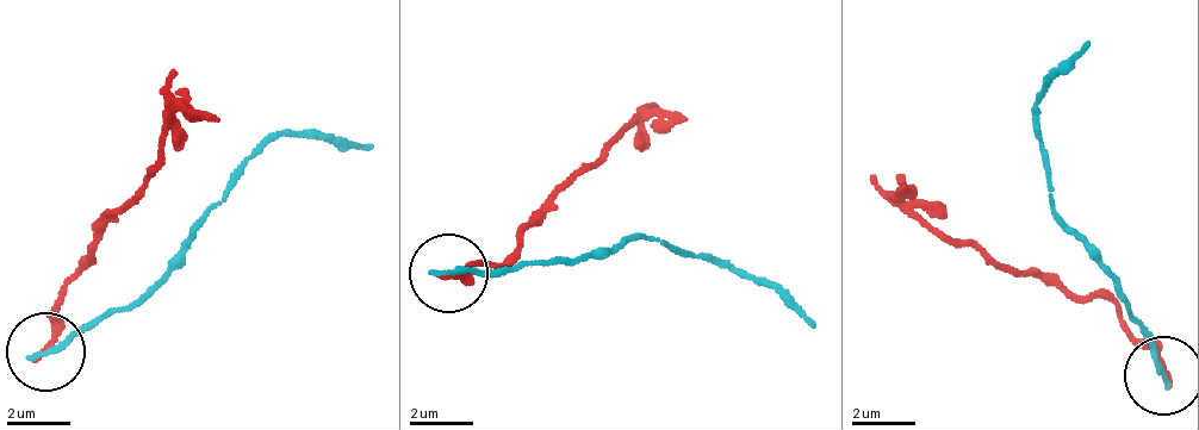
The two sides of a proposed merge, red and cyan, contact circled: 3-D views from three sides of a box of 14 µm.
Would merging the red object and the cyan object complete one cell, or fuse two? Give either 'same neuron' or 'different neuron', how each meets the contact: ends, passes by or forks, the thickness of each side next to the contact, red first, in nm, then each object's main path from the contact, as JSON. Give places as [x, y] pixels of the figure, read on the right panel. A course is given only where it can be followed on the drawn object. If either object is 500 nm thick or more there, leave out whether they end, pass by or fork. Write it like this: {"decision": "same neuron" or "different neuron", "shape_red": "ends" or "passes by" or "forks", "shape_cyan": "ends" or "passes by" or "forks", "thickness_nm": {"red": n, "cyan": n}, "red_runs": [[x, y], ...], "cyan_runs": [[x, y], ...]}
{"decision": "different neuron", "shape_red": "ends", "shape_cyan": "ends", "thickness_nm": {"red": 200, "cyan": 180}, "red_runs": [[1166, 374], [1112, 305], [954, 247], [869, 174]], "cyan_runs": [[1166, 374], [1110, 270], [1055, 211], [1033, 108], [1087, 38]]}

